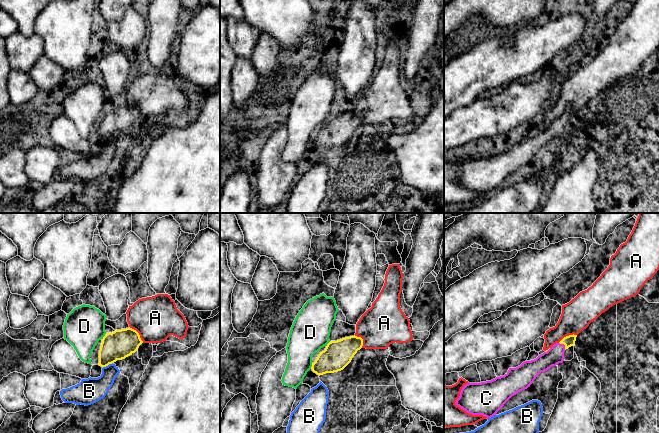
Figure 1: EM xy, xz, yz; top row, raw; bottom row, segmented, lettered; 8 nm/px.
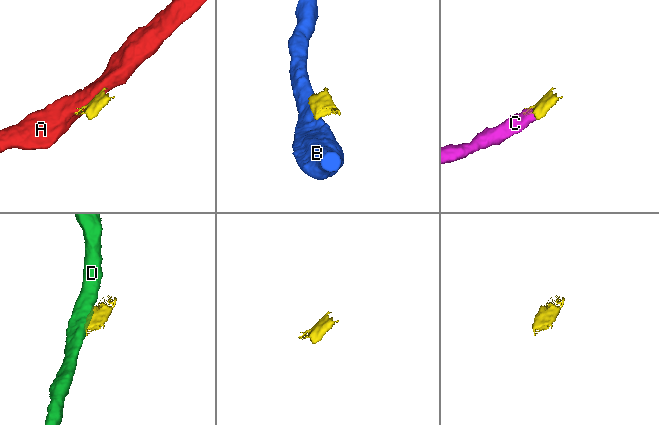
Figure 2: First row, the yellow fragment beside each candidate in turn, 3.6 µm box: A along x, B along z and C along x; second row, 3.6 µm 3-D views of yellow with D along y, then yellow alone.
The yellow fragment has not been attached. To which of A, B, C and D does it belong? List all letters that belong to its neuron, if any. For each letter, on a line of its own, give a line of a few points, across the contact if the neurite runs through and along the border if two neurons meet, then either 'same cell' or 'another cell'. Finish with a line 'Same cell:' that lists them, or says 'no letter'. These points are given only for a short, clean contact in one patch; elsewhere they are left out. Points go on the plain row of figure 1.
A: another cell
B: line xy (112, 138), (102, 144); another cell
C: line yz (568, 117), (564, 120), (555, 131); same cell
D: line xy (105, 109), (102, 115); another cell
Same cell: C

